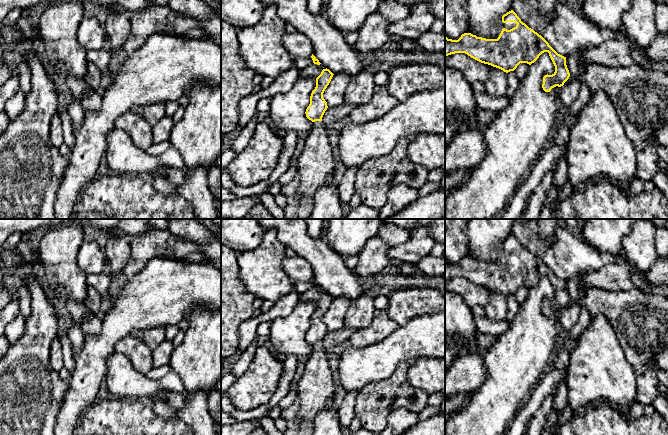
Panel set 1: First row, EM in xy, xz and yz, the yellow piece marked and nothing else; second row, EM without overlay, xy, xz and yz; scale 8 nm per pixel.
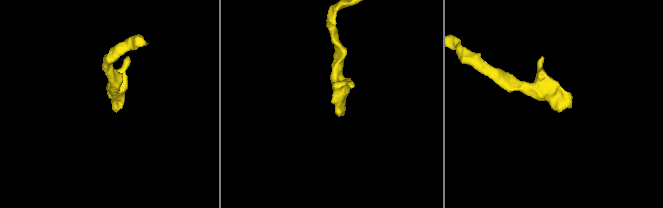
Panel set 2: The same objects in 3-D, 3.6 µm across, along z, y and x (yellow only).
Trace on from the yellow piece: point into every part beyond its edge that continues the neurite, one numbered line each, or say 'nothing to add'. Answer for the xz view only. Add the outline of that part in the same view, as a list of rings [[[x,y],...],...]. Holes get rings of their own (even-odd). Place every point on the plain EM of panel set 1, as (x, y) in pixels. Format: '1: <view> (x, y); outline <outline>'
1: xz (315, 390); outline [[[313,346],[297,384],[296,399],[281,411],[281,418],[287,421],[283,435],[312,435],[316,415],[335,401],[332,373],[323,346]]]

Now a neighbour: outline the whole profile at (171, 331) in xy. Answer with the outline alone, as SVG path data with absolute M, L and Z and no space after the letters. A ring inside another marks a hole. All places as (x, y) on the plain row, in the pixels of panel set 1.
M168 325L165 327L165 339L172 341L177 333L180 331L177 325Z

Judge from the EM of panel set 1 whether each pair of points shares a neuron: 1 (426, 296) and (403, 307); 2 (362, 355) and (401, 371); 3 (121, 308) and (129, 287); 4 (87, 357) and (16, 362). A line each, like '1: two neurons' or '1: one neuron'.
1: one neuron
2: two neurons
3: one neuron
4: two neurons

